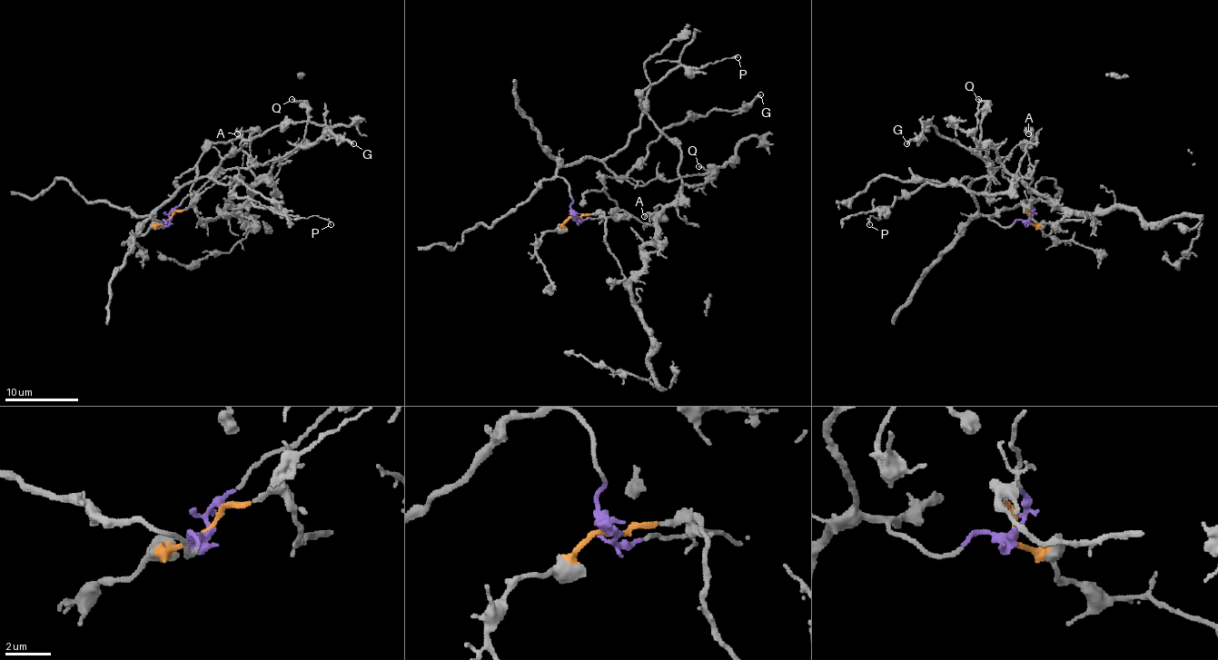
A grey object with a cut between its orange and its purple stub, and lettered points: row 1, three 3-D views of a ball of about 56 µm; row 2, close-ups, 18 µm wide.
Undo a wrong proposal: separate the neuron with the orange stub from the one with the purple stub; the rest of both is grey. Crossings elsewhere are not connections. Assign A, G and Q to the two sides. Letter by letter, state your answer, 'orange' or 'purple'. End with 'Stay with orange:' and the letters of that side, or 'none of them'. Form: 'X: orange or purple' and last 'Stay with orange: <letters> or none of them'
A: orange
G: purple
Q: purple
Stay with orange: A

